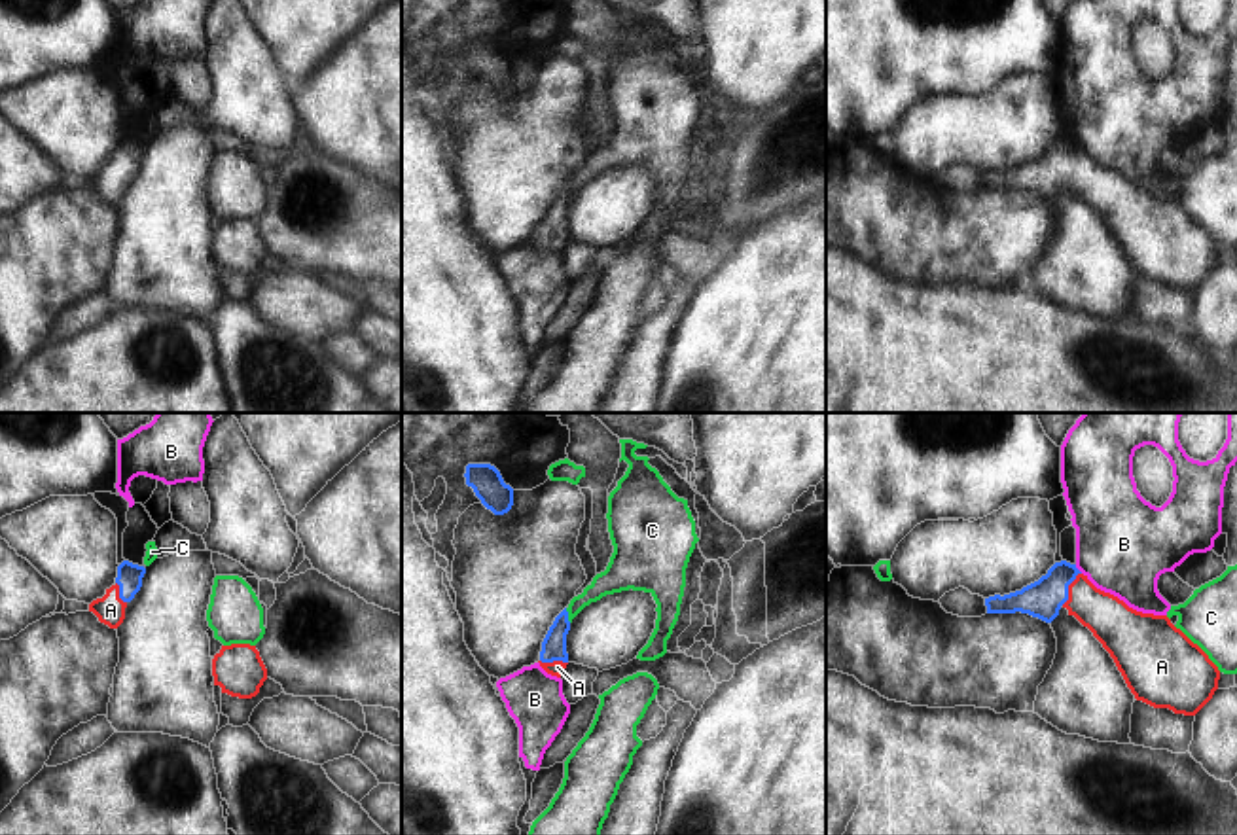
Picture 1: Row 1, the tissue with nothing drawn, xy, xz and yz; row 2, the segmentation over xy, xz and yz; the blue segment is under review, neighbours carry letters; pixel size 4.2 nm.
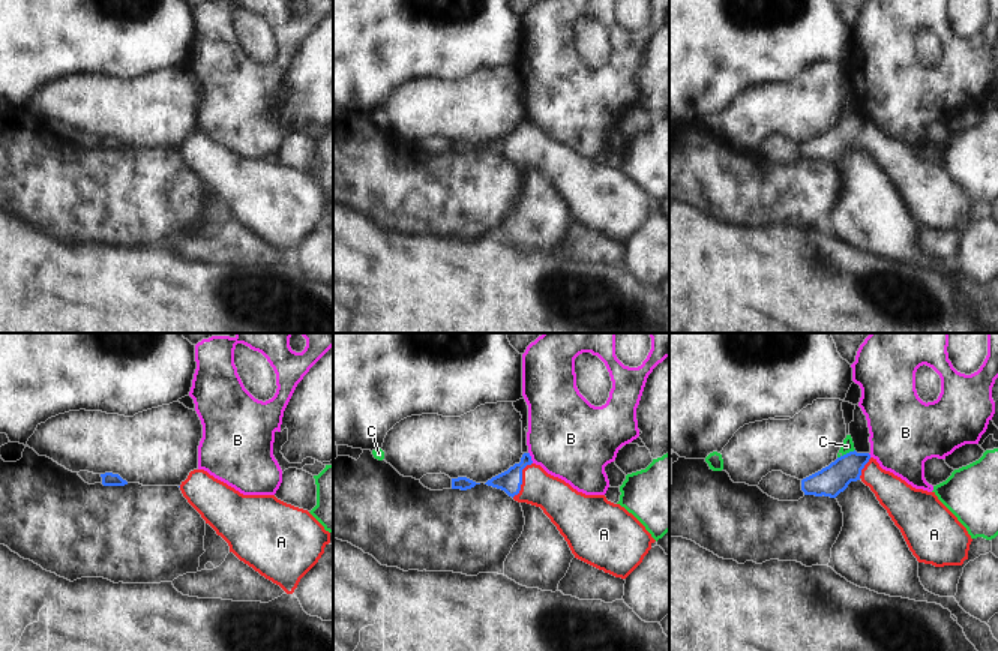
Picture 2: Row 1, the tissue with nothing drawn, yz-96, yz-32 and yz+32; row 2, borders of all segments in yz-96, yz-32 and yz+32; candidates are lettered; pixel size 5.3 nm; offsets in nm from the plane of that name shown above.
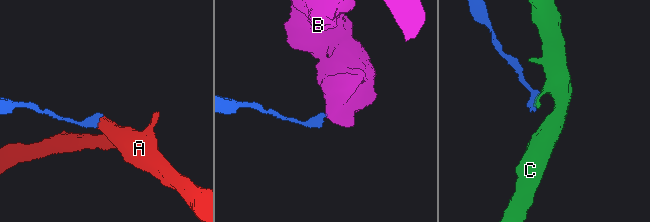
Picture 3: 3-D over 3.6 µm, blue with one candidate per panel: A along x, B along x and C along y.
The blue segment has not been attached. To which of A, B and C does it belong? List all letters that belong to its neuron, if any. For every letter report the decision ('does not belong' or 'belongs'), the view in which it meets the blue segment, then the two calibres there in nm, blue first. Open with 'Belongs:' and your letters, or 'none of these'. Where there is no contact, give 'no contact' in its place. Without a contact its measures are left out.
Belongs: A
A: belongs | yz | 160/190 nm
B: does not belong | yz | 160/400 nm
C: does not belong | xz | 110/110 nm

